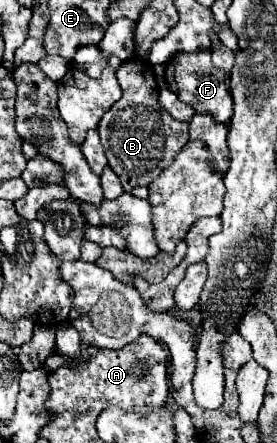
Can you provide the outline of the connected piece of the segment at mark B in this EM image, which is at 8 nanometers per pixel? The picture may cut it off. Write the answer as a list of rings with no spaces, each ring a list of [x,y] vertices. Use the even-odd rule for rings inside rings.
[[[130,58],[120,64],[116,78],[124,90],[122,98],[102,116],[98,134],[108,156],[108,166],[118,174],[126,192],[134,186],[148,186],[174,156],[188,142],[188,122],[178,122],[158,106],[158,84],[154,78],[152,64],[142,58]]]

